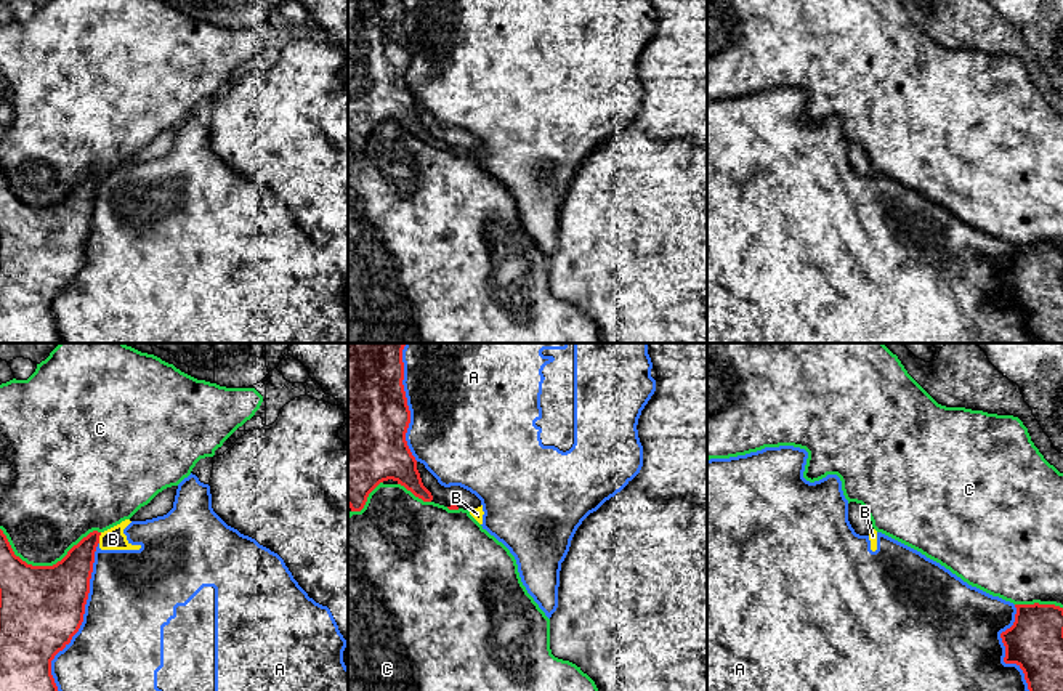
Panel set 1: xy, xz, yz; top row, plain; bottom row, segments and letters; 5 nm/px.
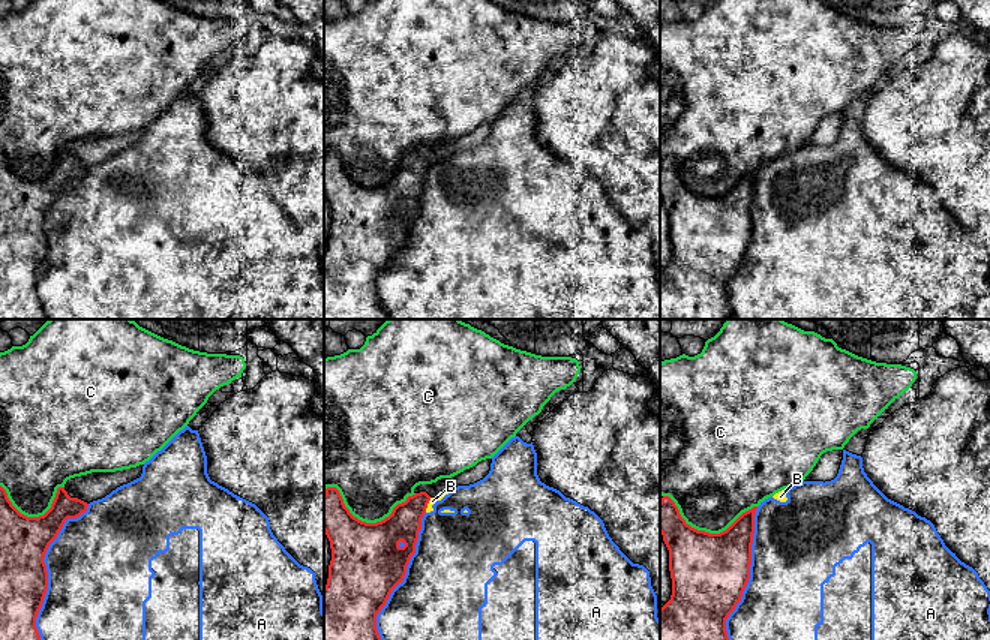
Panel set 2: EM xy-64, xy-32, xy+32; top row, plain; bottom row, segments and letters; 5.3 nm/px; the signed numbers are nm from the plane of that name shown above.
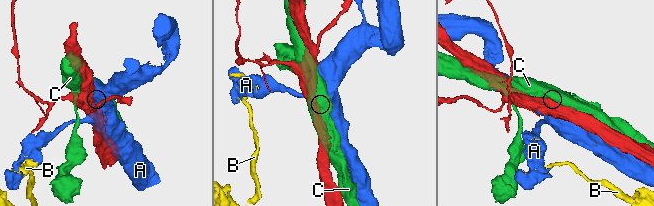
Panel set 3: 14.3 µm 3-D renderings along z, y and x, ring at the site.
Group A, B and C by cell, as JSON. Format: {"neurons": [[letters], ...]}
{"neurons": [["A", "B"], ["C"]]}

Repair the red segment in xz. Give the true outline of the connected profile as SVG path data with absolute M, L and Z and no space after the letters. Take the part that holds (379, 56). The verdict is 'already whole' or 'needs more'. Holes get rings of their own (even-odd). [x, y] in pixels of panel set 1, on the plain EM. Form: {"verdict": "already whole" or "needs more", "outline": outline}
{"verdict": "already whole", "outline": "M348 0L348 147L351 152L361 152L369 135L388 120L404 127L423 143L433 141L406 82L410 51L402 21L402 0Z"}

